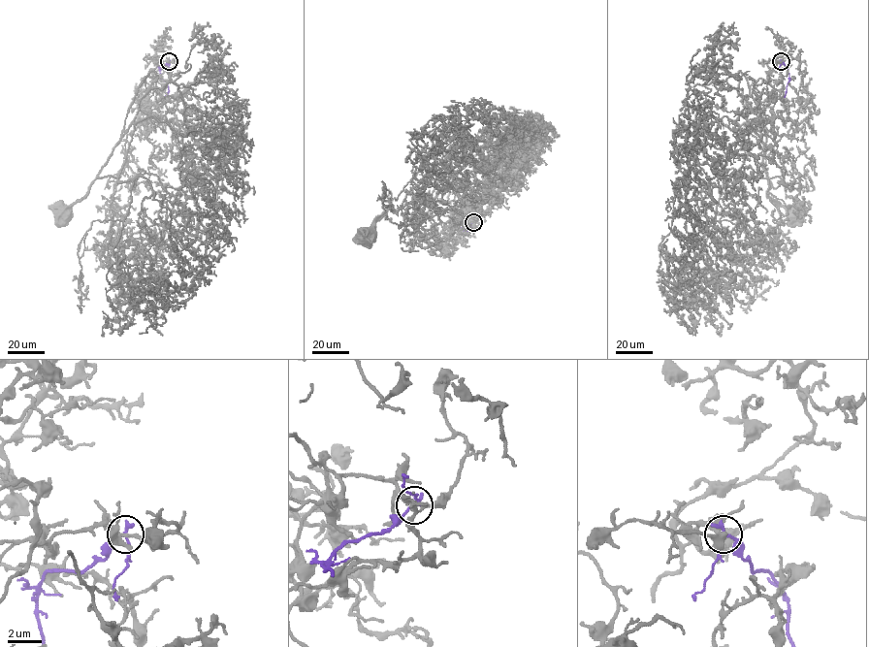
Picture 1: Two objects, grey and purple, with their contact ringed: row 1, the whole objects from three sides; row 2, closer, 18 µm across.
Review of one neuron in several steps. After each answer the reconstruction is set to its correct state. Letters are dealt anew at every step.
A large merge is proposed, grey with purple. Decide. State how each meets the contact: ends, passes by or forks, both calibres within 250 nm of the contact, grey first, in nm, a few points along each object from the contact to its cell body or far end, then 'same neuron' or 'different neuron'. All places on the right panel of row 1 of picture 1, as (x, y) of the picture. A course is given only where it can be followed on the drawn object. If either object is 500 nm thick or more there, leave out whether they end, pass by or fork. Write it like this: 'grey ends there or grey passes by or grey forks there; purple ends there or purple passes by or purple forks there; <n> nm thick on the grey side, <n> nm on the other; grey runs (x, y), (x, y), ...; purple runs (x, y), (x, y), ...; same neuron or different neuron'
grey passes by; purple passes by; 200 nm thick on the grey side, 190 nm on the other; grey runs (781, 61), (778, 61), (768, 80), (747, 79), (760, 114), (762, 166), (770, 185), (767, 195), (793, 213); purple runs (781, 61), (788, 69), (789, 80), (784, 97); different neuron

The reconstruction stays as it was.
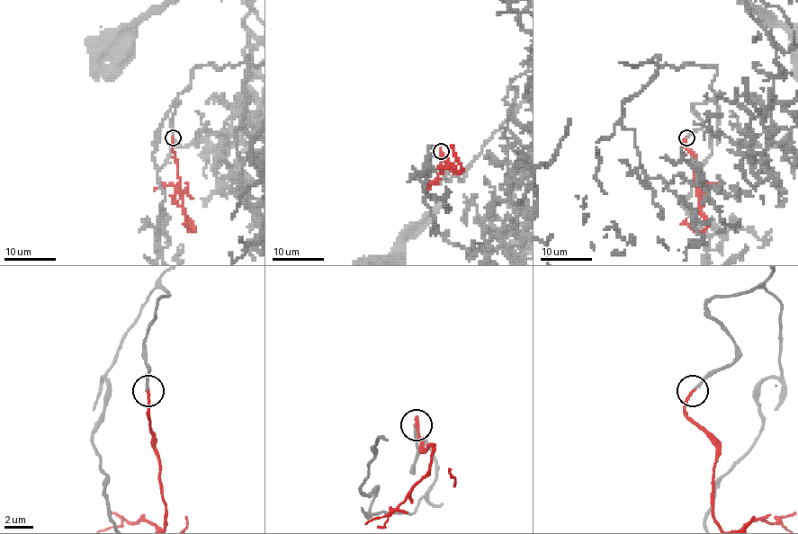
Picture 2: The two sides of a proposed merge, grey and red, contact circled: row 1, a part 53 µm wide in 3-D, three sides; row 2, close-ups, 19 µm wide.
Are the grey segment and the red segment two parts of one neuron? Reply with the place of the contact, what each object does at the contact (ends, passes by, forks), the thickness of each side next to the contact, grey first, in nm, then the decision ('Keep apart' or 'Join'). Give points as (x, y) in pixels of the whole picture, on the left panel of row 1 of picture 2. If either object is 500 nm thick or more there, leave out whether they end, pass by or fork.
Place: (173, 137). At the ring grey ends. At the ring red ends. Thickness 150 nm (grey) against 180 nm. Join

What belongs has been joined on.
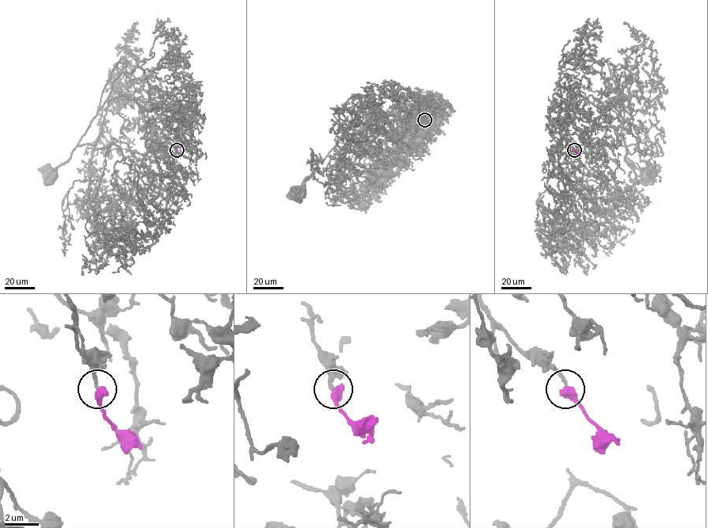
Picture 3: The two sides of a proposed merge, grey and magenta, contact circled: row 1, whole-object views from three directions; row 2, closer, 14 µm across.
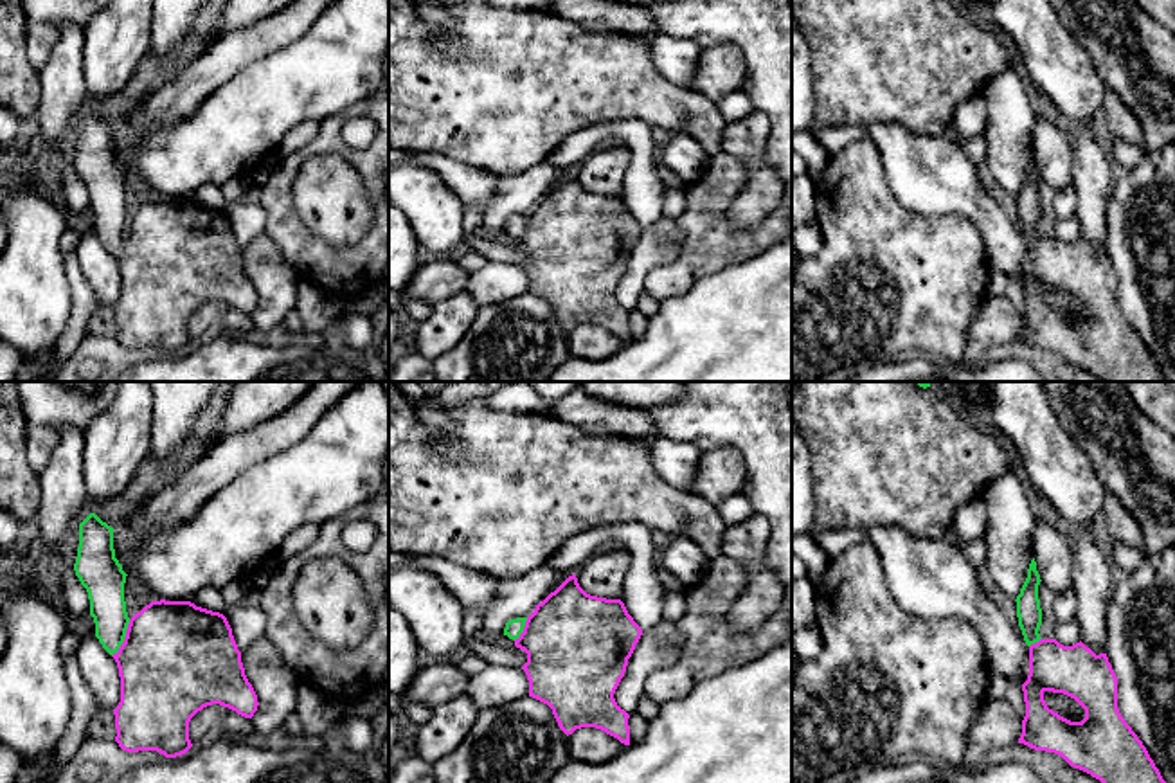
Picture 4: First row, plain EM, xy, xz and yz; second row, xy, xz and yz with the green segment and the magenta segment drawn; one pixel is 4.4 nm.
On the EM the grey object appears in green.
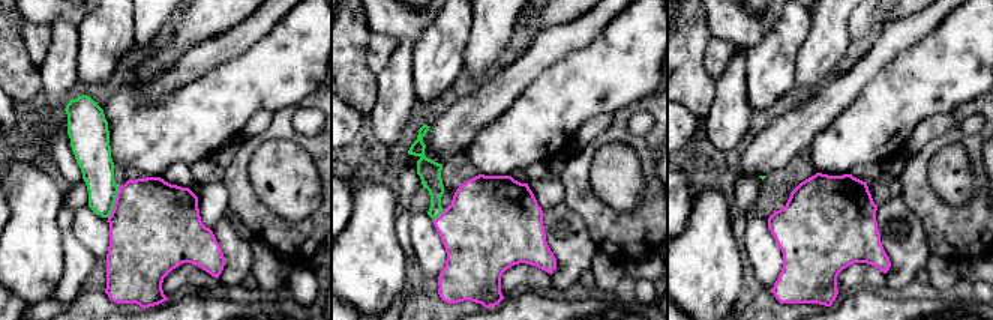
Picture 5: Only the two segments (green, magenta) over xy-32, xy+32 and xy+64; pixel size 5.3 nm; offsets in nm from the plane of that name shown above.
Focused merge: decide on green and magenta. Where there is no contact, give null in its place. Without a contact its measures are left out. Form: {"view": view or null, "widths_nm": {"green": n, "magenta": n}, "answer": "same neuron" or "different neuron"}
{"view": "xy", "widths_nm": {"green": 180, "magenta": 500}, "answer": "same neuron"}

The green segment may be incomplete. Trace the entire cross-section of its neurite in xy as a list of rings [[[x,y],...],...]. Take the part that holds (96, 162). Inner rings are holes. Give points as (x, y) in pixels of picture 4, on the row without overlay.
[[[90,110],[79,121],[76,173],[88,189],[95,234],[115,256],[121,274],[121,299],[113,306],[115,338],[122,347],[157,347],[166,355],[185,351],[191,315],[207,302],[220,301],[245,315],[257,308],[257,292],[245,272],[241,248],[227,214],[191,198],[151,198],[131,216],[126,209],[126,169],[115,155],[113,124]]]

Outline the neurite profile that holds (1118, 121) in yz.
[[[1107,86],[1101,106],[1101,130],[1105,140],[1121,139],[1139,149],[1144,144],[1144,133],[1137,117],[1125,106],[1117,94]]]

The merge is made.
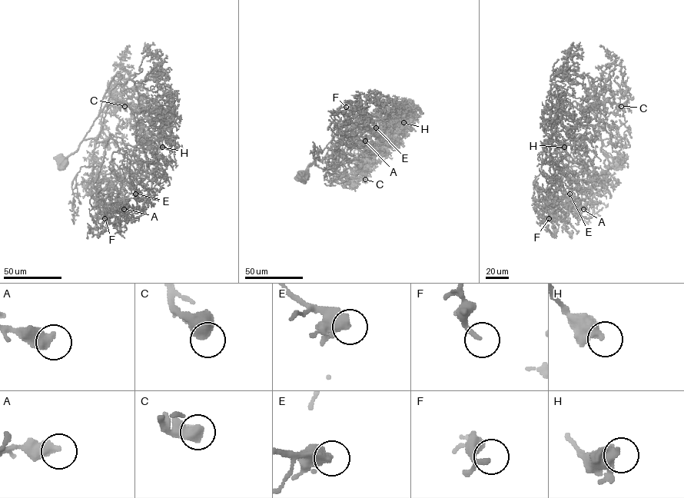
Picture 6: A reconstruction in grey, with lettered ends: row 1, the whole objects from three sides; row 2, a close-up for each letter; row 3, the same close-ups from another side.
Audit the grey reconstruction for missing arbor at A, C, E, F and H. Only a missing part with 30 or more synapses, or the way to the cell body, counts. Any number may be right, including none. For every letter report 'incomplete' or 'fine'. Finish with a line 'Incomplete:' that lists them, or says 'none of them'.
A: fine
C: fine
E: incomplete
F: incomplete
H: fine
Incomplete: E, F

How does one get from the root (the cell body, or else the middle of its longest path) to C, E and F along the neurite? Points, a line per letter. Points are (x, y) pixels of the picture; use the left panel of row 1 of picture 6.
C: (65, 161), (78, 148), (98, 115), (113, 77), (114, 84), (120, 84), (116, 99), (124, 106)
E: (65, 161), (84, 139), (113, 139), (119, 153), (124, 155), (126, 151), (119, 167), (135, 194)
F: (65, 161), (84, 139), (106, 142), (94, 186), (103, 200), (104, 218)

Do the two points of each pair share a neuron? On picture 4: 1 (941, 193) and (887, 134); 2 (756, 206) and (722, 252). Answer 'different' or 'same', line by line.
1: same
2: different

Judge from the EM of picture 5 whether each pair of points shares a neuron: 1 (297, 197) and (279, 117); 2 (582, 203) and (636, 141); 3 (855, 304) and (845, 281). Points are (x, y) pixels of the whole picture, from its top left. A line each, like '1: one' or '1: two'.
1: two
2: one
3: two

